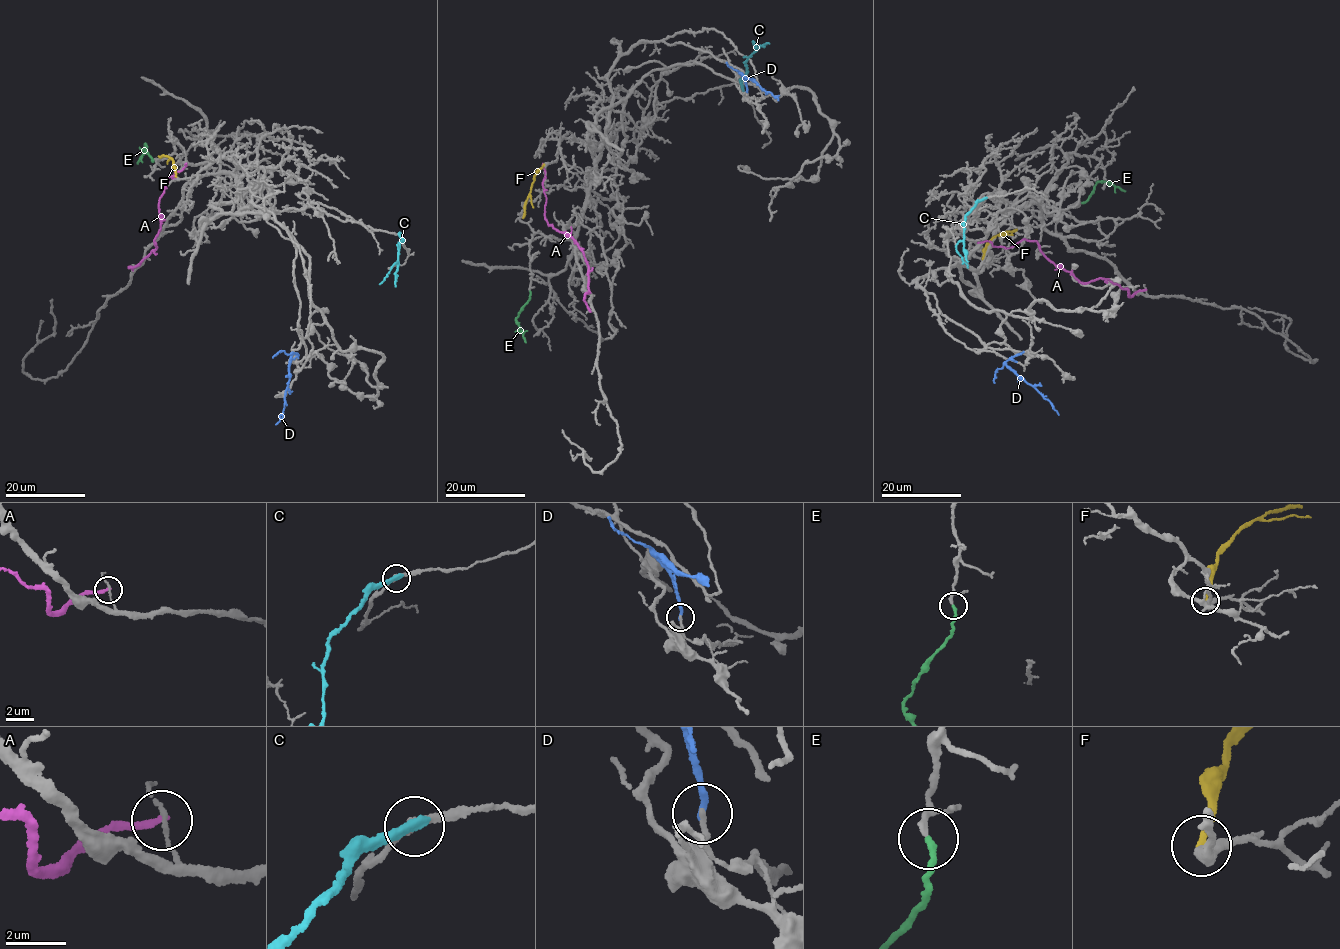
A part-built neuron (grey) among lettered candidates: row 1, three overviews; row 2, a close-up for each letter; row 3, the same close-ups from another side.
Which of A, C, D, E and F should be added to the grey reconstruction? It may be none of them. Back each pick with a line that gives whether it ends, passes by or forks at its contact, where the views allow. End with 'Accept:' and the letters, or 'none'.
E: It ends there
Accept: E

